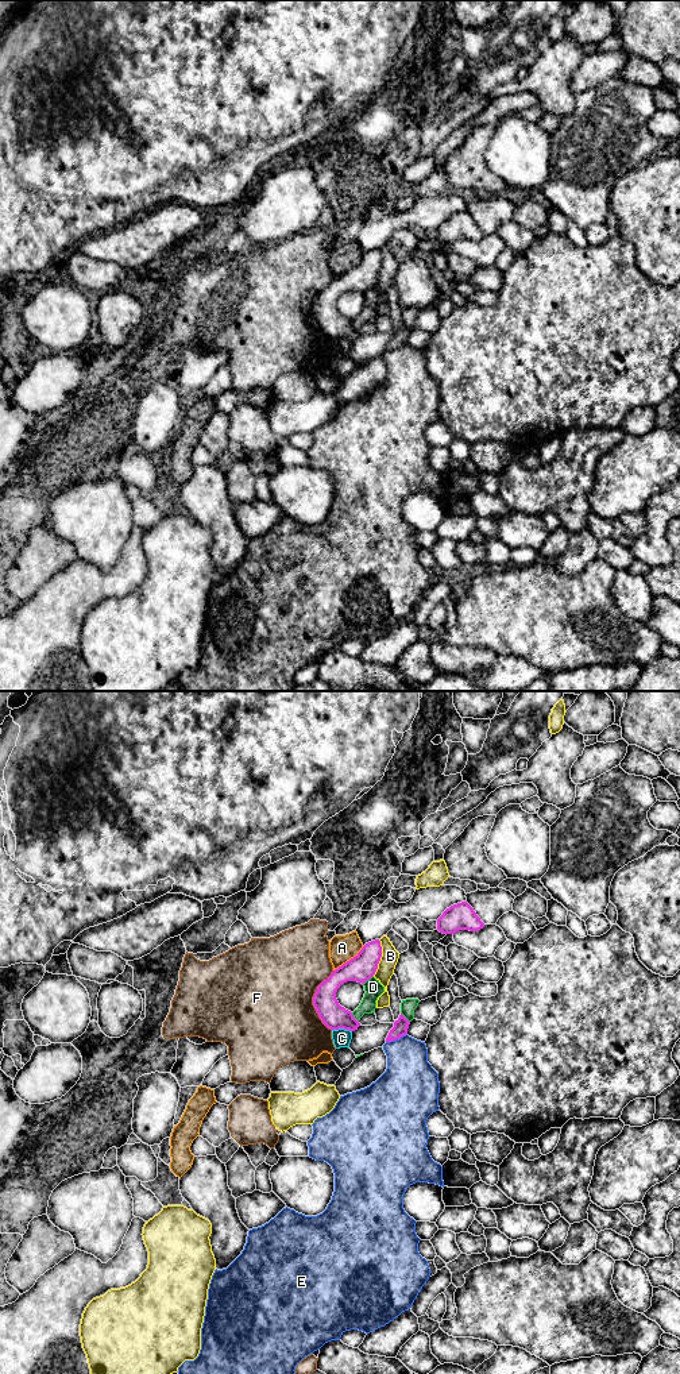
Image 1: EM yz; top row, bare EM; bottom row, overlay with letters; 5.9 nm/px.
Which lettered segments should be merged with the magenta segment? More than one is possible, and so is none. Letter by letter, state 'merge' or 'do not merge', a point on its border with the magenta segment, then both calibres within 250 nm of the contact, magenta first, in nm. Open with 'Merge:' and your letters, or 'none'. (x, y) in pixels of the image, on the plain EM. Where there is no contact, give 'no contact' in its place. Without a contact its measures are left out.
Merge: E
A: do not merge | yz (350, 269) | 160/160 nm
B: do not merge | yz (381, 265) | 160/100 nm
C: do not merge | yz (342, 336) | 150/110 nm
D: do not merge | yz (367, 288) | 160/100 nm
E: merge | yz (395, 347) | 90/300 nm
F: do not merge | yz (313, 309) | 150/500 nm

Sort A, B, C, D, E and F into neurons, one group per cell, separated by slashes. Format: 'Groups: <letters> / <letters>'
Groups: A / B / C / D / E / F

